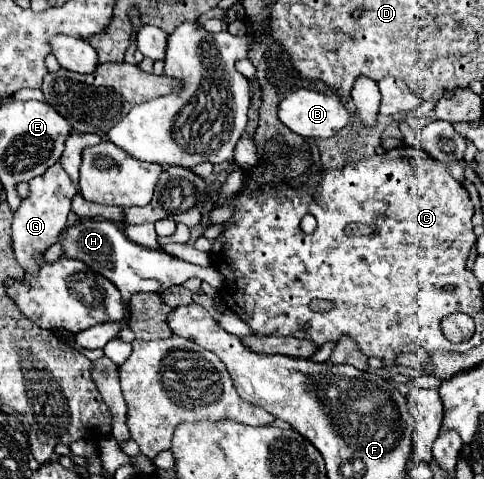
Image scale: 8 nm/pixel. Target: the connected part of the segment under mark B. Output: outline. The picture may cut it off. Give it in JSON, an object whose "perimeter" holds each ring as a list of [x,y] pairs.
{"perimeter":[[[299,89],[291,95],[287,95],[279,103],[279,119],[293,133],[297,133],[305,139],[327,139],[327,137],[333,137],[339,129],[343,129],[351,121],[351,115],[337,95],[319,93],[319,91],[311,91],[311,89]]]}

